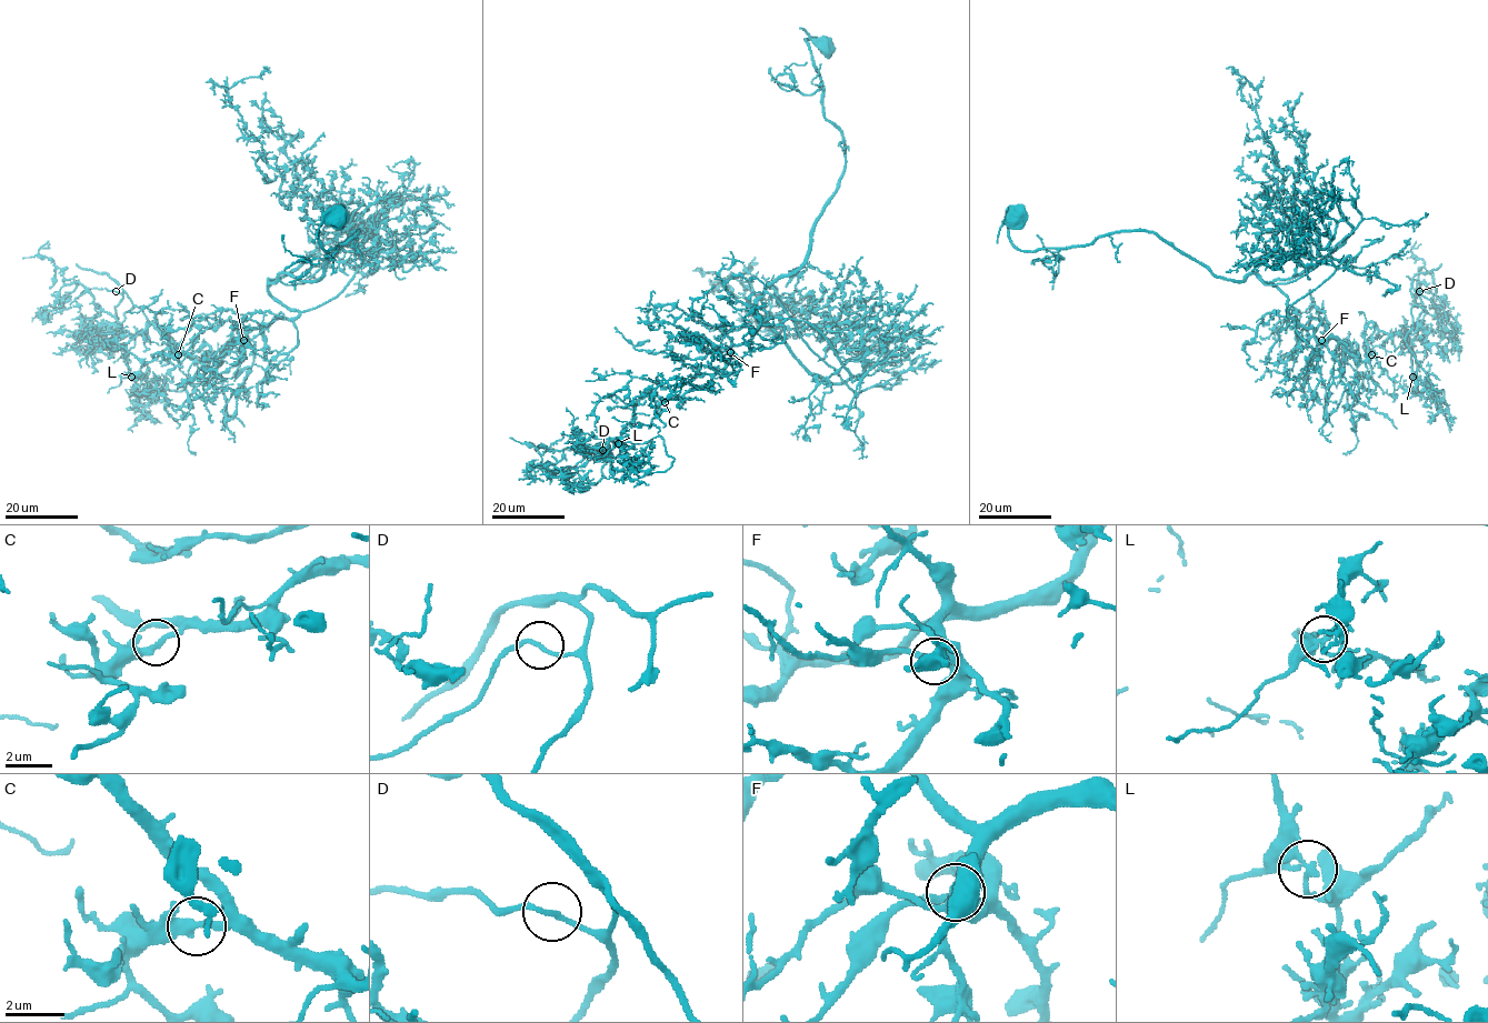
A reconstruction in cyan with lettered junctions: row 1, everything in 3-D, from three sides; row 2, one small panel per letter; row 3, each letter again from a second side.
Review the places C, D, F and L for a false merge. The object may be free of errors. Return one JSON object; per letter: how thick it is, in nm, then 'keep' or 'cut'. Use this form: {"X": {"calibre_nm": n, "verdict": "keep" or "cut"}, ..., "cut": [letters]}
{"C": {"calibre_nm": 320, "verdict": "keep"}, "D": {"calibre_nm": 160, "verdict": "keep"}, "F": {"calibre_nm": 240, "verdict": "keep"}, "L": {"calibre_nm": 240, "verdict": "cut"}, "cut": ["L"]}

